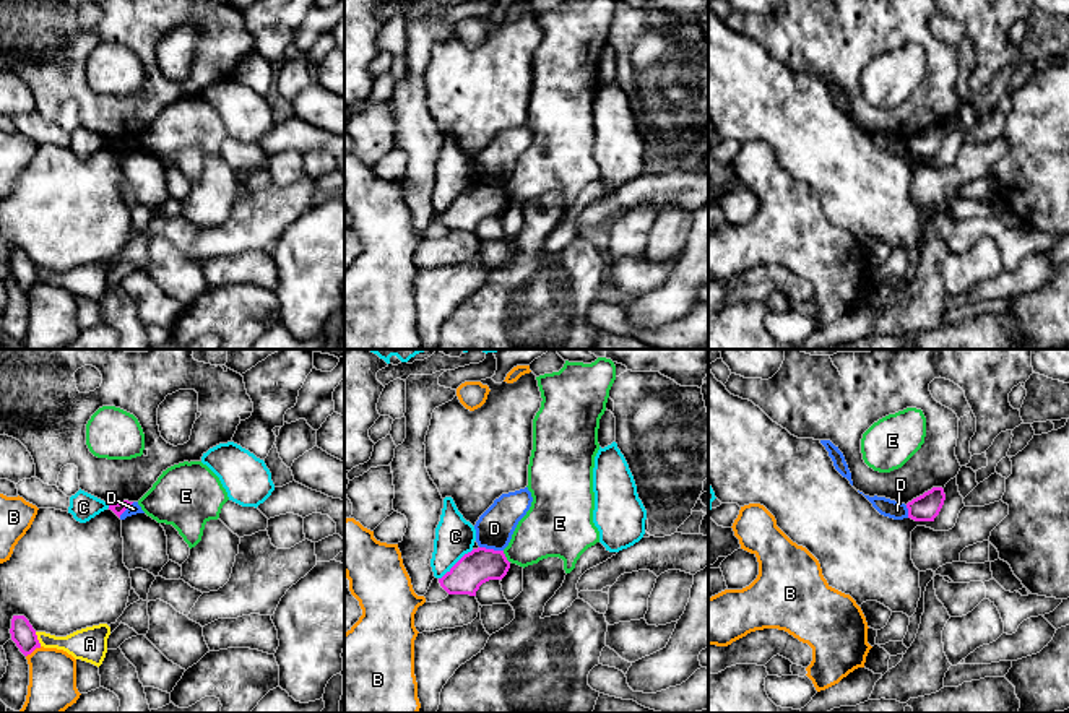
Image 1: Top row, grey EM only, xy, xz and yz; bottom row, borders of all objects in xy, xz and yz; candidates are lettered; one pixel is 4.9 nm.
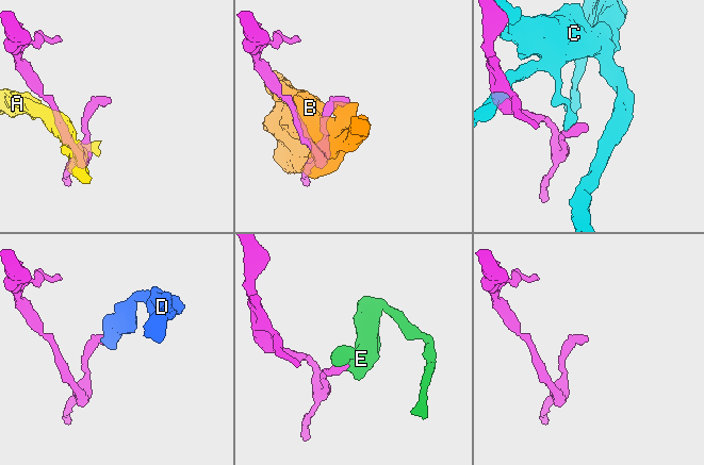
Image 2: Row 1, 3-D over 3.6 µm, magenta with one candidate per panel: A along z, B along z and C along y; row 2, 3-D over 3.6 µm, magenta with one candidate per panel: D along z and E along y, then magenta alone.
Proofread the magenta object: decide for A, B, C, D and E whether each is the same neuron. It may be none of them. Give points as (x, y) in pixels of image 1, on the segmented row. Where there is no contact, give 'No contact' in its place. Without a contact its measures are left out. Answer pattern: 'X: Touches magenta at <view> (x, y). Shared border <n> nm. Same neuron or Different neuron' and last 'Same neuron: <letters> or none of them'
A: Touches magenta at xy (36, 639). Shared border 80 nm. Different neuron
B: Touches magenta at xy (33, 650). Shared border 90 nm. Different neuron
C: Touches magenta at xz (457, 562). Shared border 220 nm. Different neuron
D: Touches magenta at xz (491, 549). Shared border 120 nm. Different neuron
E: Touches magenta at xz (506, 557). Shared border 70 nm. Different neuron
Same neuron: none of them

